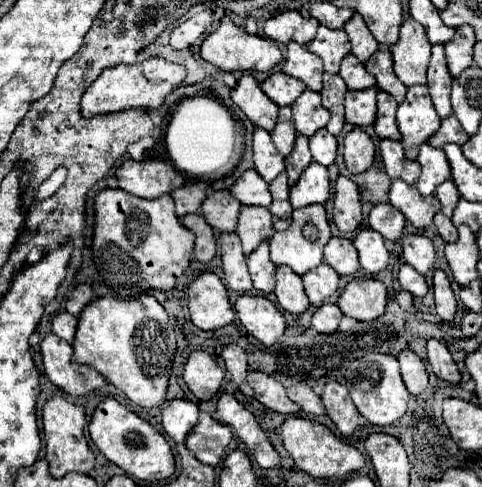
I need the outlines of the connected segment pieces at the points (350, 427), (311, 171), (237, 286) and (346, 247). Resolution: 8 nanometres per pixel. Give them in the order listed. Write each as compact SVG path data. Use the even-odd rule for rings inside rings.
M327 382L325 390L321 394L321 400L325 404L327 416L335 422L337 430L343 436L351 436L359 422L359 412L347 392L347 388L339 382Z
M311 162L303 170L299 182L289 192L289 202L293 208L303 208L309 204L325 204L329 198L329 172L325 166Z
M233 232L221 234L221 260L227 286L237 292L249 292L253 288L253 282L247 270L245 254L241 252L241 242Z
M333 236L325 246L325 260L323 262L329 264L333 270L337 270L337 274L341 274L341 276L349 276L359 270L357 250L355 250L353 242L347 238Z

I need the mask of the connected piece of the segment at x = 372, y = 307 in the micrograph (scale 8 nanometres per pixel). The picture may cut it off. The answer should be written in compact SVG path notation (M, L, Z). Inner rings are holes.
M355 278L341 292L337 306L345 316L351 316L361 322L371 322L385 312L387 298L389 294L381 280Z

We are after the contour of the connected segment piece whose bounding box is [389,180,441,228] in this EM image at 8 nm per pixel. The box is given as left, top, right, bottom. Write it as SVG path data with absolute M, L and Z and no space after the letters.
M393 180L389 190L389 202L415 226L427 228L441 204L435 196L421 196L419 190L403 180Z

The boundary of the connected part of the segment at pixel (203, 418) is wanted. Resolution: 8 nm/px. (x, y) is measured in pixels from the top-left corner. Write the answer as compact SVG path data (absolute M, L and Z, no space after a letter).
M201 412L195 428L189 432L185 440L185 446L195 454L199 462L217 466L229 442L231 442L231 428L213 420L209 414Z

